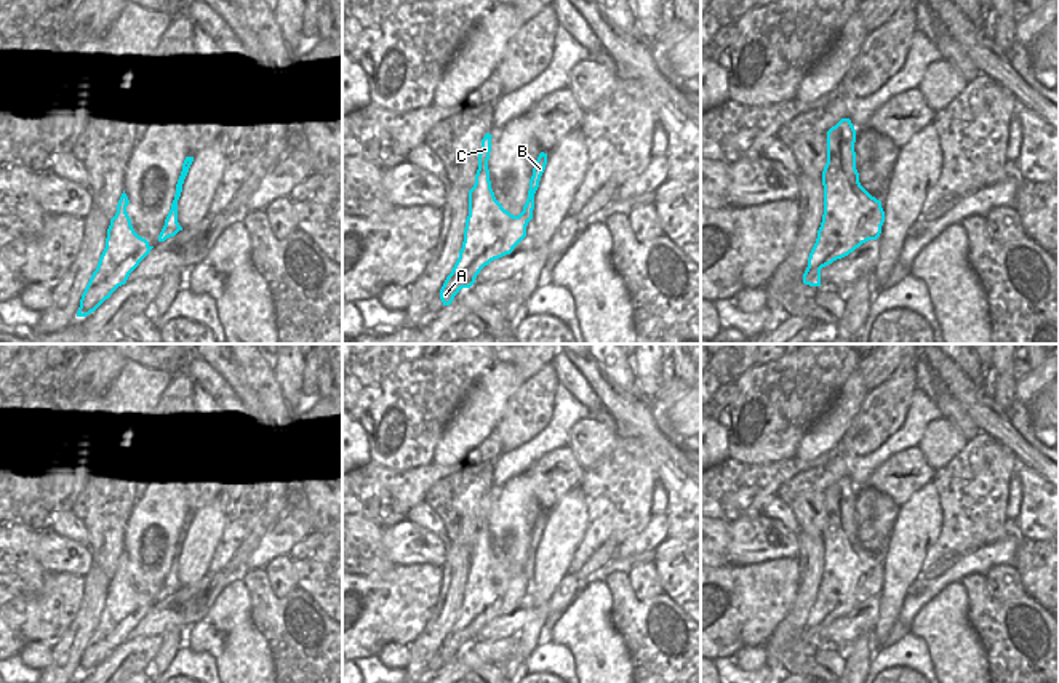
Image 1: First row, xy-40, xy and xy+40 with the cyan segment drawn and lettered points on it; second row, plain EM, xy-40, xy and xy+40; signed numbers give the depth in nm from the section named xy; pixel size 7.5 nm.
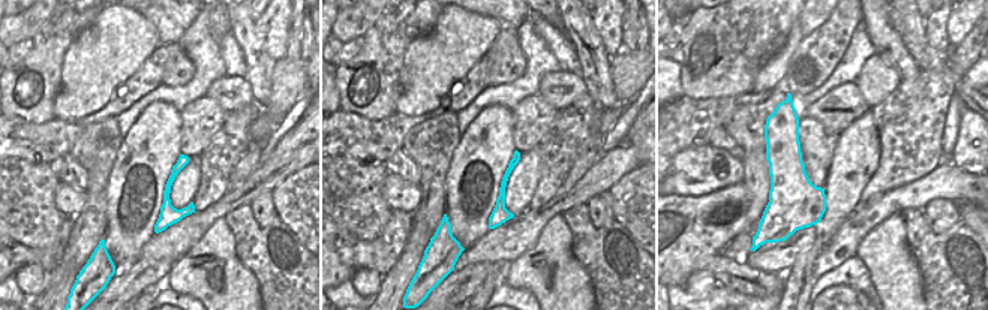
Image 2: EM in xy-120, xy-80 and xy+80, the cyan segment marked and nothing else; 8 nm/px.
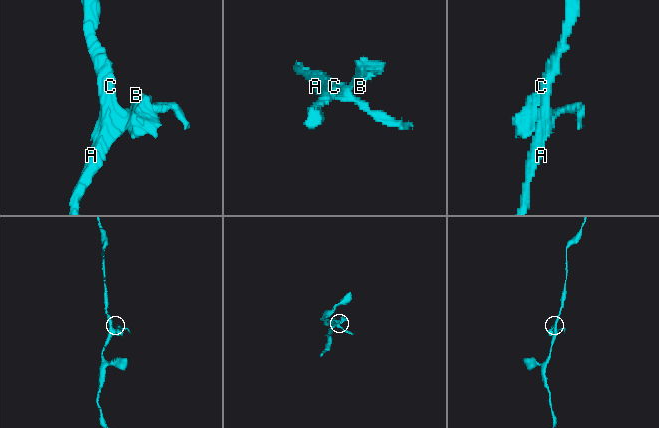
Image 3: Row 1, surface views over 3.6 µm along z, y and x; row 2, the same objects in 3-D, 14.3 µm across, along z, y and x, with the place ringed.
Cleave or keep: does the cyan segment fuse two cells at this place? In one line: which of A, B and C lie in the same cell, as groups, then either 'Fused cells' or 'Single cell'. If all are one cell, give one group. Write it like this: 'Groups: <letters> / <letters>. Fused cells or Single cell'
Groups: A B C. Single cell

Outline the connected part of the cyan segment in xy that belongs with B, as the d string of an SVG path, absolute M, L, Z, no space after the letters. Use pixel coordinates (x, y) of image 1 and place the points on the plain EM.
M486 491L482 497L475 542L469 549L469 574L466 577L462 606L451 632L440 648L443 664L450 664L462 646L470 646L485 624L510 613L526 595L526 584L533 577L534 552L547 523L547 512L539 512L530 537L523 569L514 574L502 566L491 547L488 528L491 496Z

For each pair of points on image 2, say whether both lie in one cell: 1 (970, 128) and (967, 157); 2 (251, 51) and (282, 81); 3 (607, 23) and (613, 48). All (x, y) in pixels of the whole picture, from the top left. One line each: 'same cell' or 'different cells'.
1: same cell
2: different cells
3: same cell

